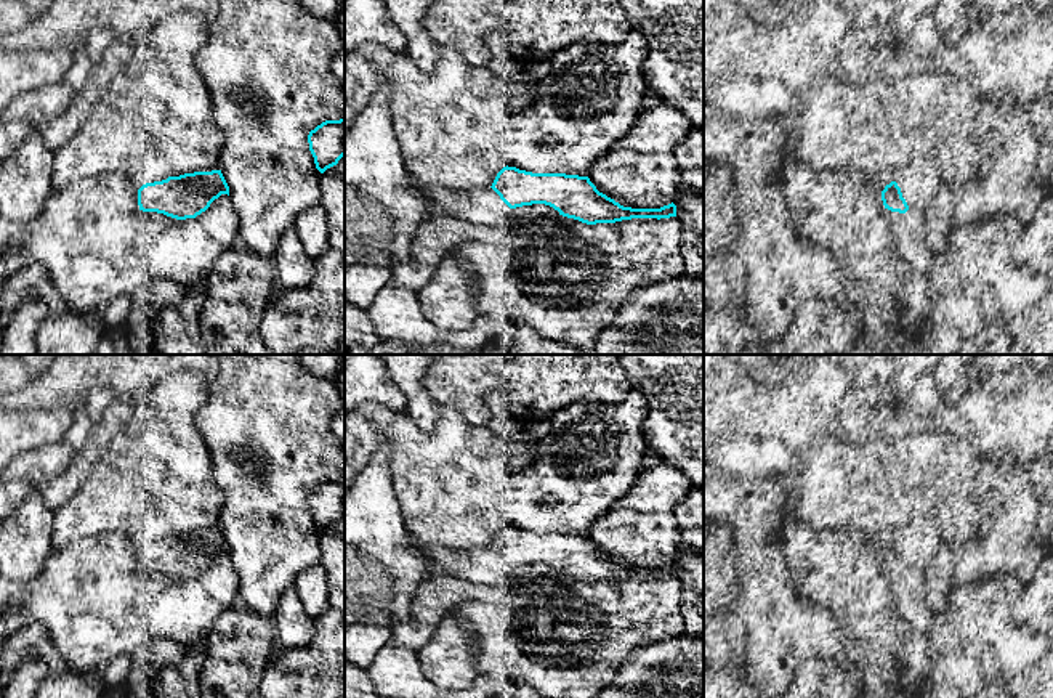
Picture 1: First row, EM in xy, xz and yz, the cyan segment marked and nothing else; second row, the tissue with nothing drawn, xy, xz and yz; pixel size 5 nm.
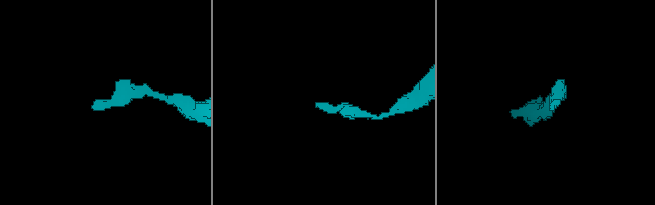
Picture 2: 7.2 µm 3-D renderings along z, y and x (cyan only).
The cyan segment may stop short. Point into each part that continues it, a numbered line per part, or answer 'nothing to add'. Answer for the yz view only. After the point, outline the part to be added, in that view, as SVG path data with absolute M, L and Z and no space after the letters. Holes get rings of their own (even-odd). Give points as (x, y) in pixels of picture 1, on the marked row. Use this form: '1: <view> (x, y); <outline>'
1: yz (919, 188); M910 172L901 188L902 197L906 199L909 209L926 212L933 196L938 191L938 183L939 180L936 175Z

